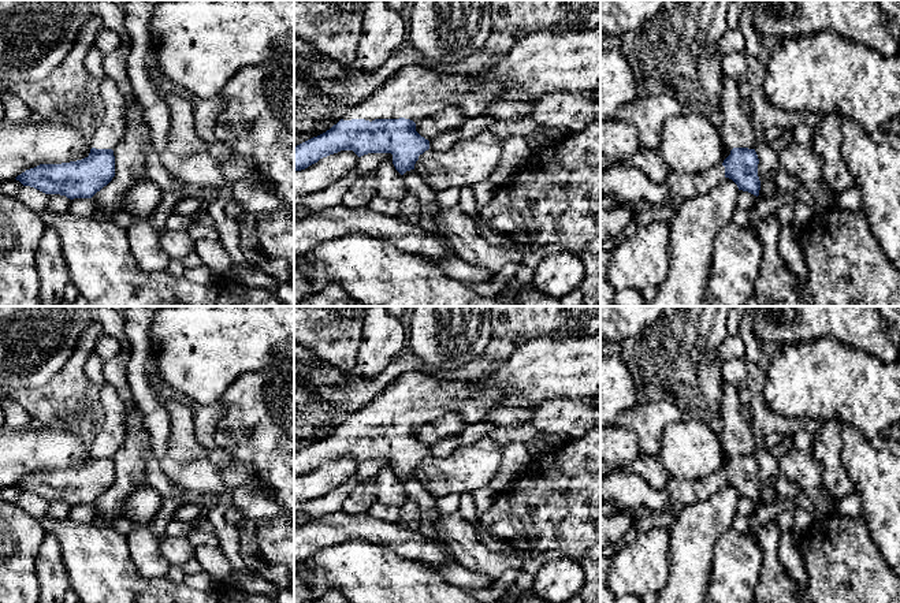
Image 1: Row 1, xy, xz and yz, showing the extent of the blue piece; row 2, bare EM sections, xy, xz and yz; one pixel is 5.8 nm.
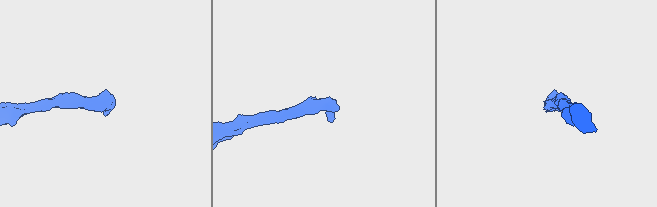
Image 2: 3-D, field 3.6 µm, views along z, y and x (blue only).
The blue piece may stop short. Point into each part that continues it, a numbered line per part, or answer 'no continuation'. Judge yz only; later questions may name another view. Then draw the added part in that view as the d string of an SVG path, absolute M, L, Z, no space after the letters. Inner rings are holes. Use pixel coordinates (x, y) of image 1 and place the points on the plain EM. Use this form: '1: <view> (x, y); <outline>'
1: yz (683, 494); M718 470L703 480L669 477L665 490L670 496L672 505L685 510L698 502L709 499L724 485L725 473Z

